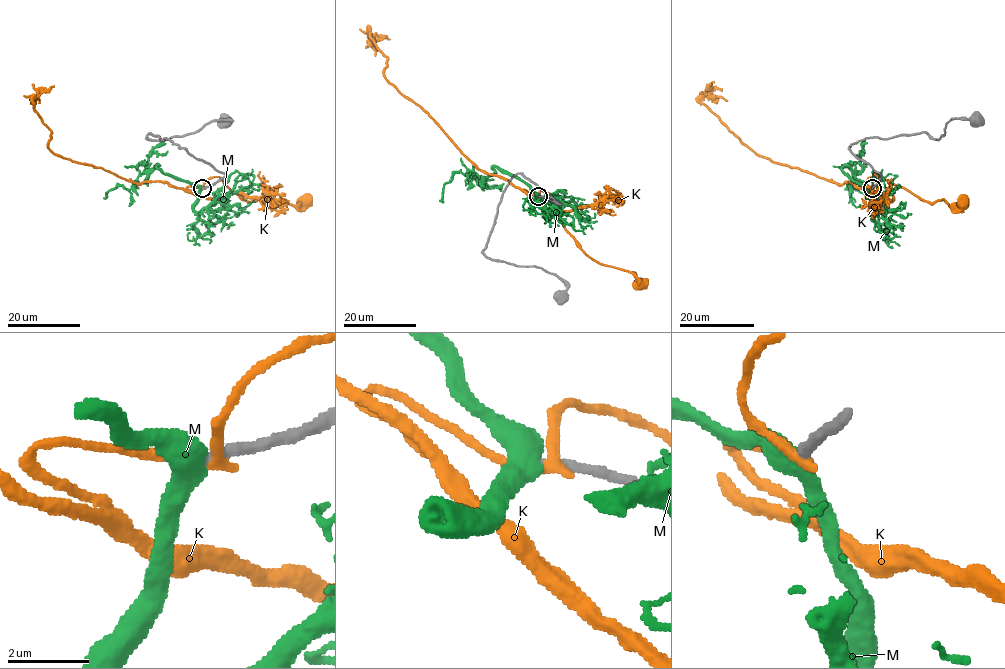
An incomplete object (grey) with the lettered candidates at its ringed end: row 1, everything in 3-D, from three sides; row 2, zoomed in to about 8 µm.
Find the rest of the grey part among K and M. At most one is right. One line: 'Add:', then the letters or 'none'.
Add: M

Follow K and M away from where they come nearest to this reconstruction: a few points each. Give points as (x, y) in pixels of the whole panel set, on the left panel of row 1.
K: (203, 187), (130, 182), (59, 157), (48, 147), (51, 131), (34, 109), (33, 99), (39, 103)
M: (202, 187), (165, 174), (158, 165), (139, 176), (128, 190), (119, 186), (103, 197)

